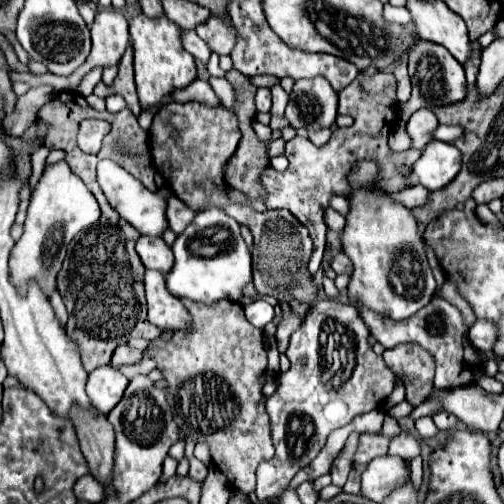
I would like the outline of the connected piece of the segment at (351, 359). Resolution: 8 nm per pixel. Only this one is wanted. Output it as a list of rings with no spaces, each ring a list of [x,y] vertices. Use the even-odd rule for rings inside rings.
[[[326,298],[316,300],[304,324],[292,334],[286,350],[290,370],[280,374],[276,394],[266,398],[276,454],[256,470],[258,500],[278,496],[296,472],[320,454],[332,430],[348,424],[358,414],[380,408],[392,394],[396,376],[384,366],[382,356],[372,352],[368,336],[370,332],[352,304]]]

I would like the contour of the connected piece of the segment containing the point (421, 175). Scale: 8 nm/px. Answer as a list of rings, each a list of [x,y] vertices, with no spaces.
[[[432,140],[414,164],[414,174],[430,192],[444,188],[454,180],[462,164],[462,156],[454,144]]]

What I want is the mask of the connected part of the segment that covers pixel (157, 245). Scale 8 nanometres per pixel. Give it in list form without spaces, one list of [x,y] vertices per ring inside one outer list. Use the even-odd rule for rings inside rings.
[[[142,236],[136,244],[136,252],[140,254],[146,270],[152,268],[152,270],[158,270],[158,272],[164,272],[164,274],[168,274],[172,270],[174,256],[172,256],[170,246],[162,238]]]

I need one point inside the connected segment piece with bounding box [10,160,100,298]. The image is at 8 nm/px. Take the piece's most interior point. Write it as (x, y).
(61, 206)

